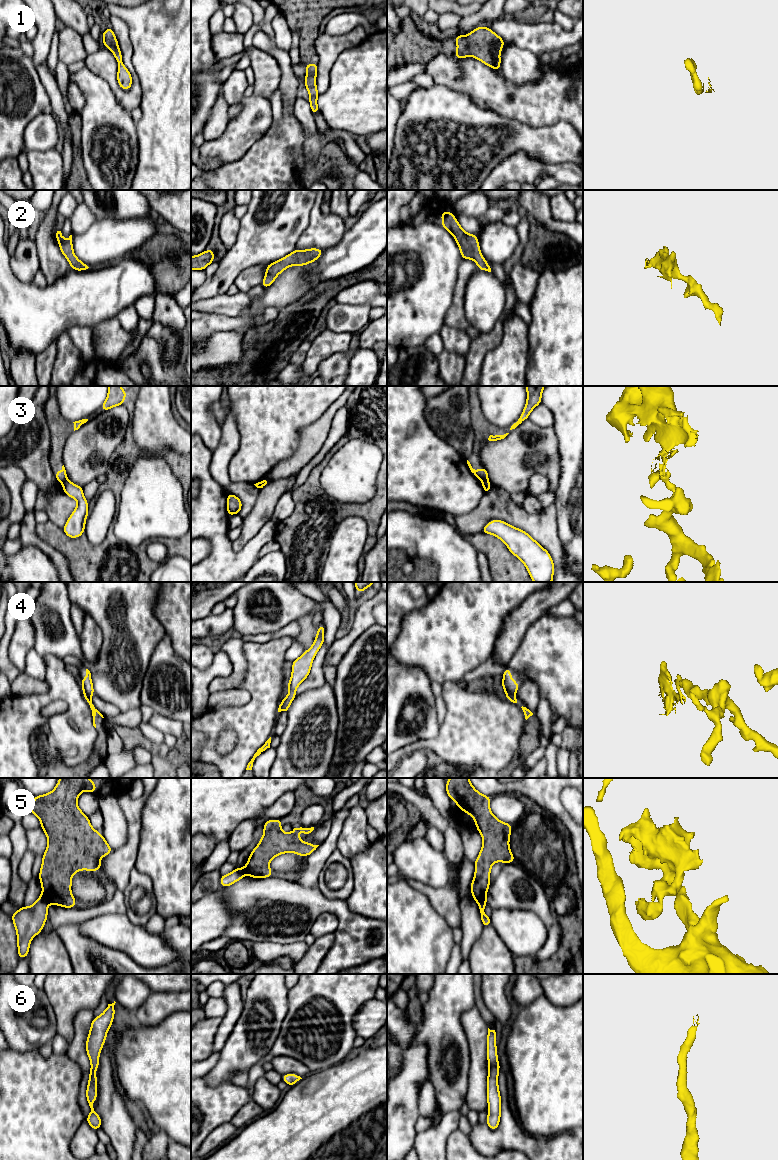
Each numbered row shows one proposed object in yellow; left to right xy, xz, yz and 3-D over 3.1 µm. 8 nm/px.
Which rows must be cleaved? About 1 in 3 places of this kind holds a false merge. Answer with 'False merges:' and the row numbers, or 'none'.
False merges: 3, 4, 5

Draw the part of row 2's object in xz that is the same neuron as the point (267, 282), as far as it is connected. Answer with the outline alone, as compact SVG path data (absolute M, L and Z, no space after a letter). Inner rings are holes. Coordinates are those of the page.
M311 248L308 250L295 249L284 258L273 262L266 267L266 274L261 285L264 288L271 286L275 278L286 268L294 265L305 266L316 261L324 252L323 249Z

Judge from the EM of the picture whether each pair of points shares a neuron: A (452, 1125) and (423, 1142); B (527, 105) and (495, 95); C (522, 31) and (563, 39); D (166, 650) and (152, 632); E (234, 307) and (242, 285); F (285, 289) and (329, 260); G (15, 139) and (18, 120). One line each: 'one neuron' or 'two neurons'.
A: one neuron
B: one neuron
C: one neuron
D: two neurons
E: two neurons
F: two neurons
G: one neuron

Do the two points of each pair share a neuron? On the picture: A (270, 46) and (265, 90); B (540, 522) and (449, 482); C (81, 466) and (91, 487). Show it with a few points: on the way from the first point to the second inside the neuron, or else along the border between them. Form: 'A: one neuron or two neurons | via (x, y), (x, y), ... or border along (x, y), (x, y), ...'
A: two neurons | border along (252, 44), (276, 61), (280, 76)
B: two neurons | border along (484, 494), (479, 503), (466, 513)
C: one neuron | via (84, 471), (88, 482)

